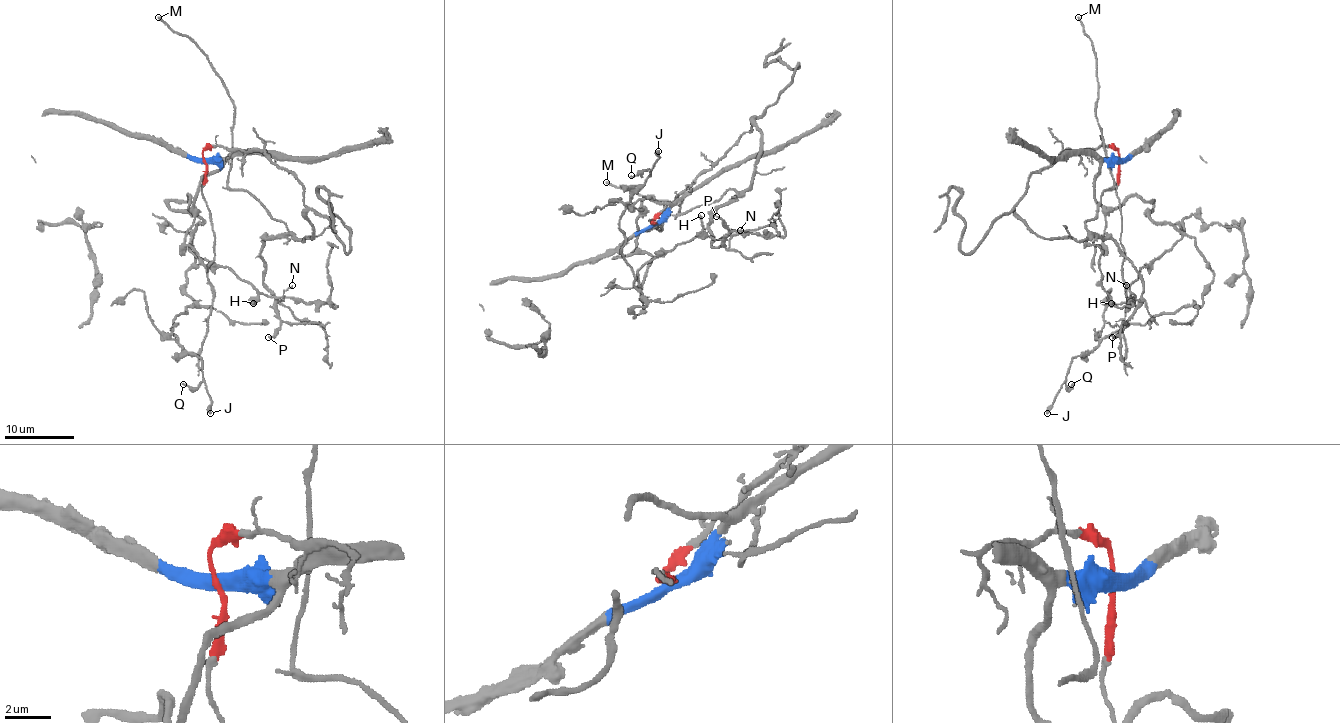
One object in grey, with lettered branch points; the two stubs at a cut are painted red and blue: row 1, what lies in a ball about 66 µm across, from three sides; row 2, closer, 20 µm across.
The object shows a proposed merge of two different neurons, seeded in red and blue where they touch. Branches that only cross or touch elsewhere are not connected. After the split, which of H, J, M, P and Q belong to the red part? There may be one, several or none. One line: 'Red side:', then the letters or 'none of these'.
Red side: M, P

